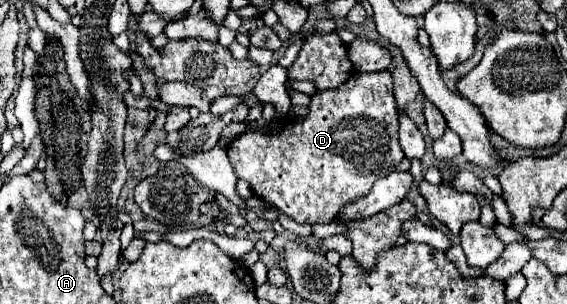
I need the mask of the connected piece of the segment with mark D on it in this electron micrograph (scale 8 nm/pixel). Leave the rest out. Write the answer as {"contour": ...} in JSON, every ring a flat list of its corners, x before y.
{"contour":[[391,71,355,73,343,87,313,95,309,115,305,121,295,123,291,119,281,119,277,135,253,131,241,133,227,147,227,155,235,175,247,181,257,197,275,205,293,221,309,225,331,223,345,203,361,195,367,195,375,179,387,177,405,157,397,137,399,119,391,91,393,91]]}

